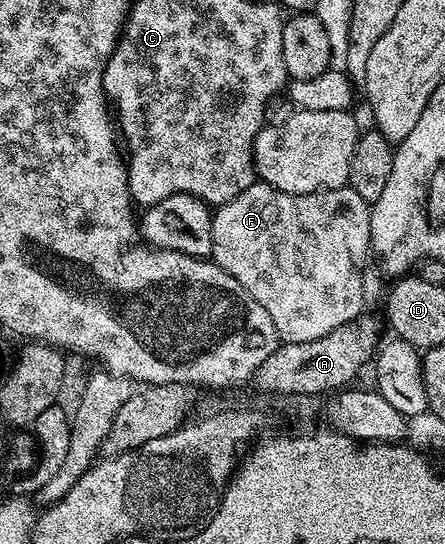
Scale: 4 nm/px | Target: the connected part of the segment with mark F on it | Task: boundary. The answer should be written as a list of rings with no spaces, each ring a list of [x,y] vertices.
[[[257,180],[254,181],[251,188],[247,188],[247,192],[239,192],[239,196],[235,196],[235,200],[216,207],[213,216],[213,227],[211,228],[211,240],[213,241],[211,258],[219,268],[223,268],[225,272],[230,273],[267,310],[281,342],[319,340],[320,337],[327,336],[329,332],[335,331],[335,328],[339,328],[340,325],[355,320],[366,309],[365,261],[371,258],[369,244],[369,233],[371,232],[370,209],[370,203],[365,202],[363,196],[359,196],[359,192],[355,192],[348,184],[334,190],[320,190],[310,194],[288,194],[287,192],[279,192],[265,182]]]

